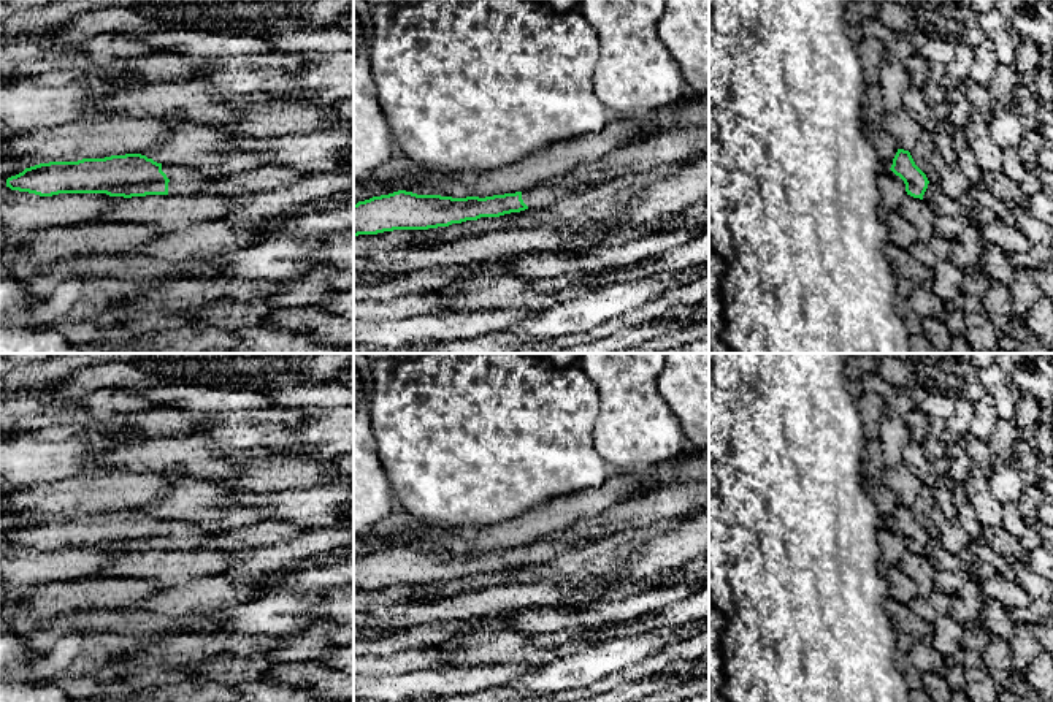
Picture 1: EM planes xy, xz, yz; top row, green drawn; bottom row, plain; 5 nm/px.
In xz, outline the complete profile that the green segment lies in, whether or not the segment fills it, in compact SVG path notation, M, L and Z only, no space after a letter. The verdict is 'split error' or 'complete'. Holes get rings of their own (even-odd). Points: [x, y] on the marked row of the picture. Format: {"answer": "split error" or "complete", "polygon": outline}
{"answer": "split error", "polygon": "M546 181L525 192L485 198L417 195L398 190L354 204L354 236L393 230L428 230L481 217L500 217L525 209L541 209L585 190L587 187L579 184L566 187L555 181Z"}

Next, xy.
{"answer": "split error", "polygon": "M141 154L49 162L6 179L11 190L40 196L106 193L109 196L195 195L214 179L184 165L162 165Z"}

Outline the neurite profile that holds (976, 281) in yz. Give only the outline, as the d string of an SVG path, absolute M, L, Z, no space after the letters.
M972 266L964 271L963 276L963 306L961 311L964 314L977 314L983 311L982 299L988 292L993 279L988 273L980 266Z

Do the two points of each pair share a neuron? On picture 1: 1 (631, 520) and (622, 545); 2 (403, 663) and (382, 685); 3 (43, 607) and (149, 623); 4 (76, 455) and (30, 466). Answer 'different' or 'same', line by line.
1: different
2: different
3: different
4: same

